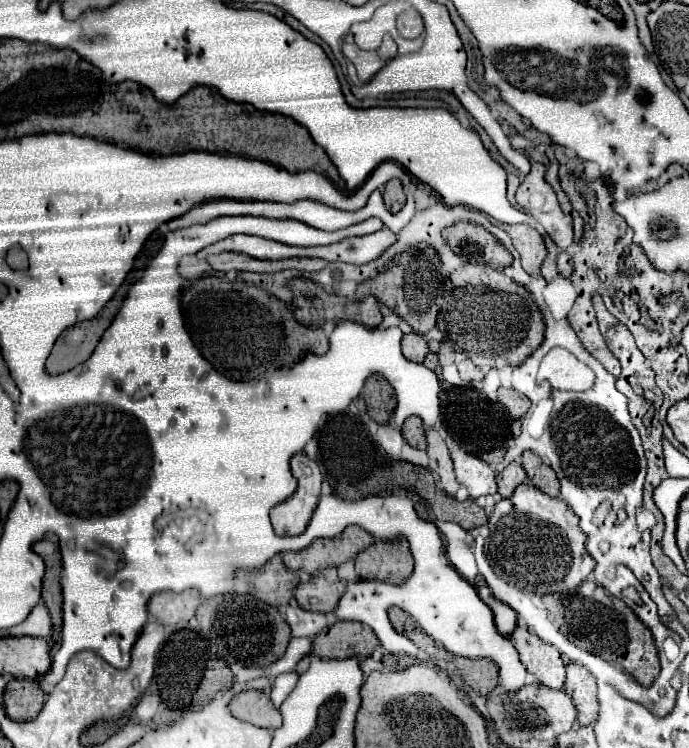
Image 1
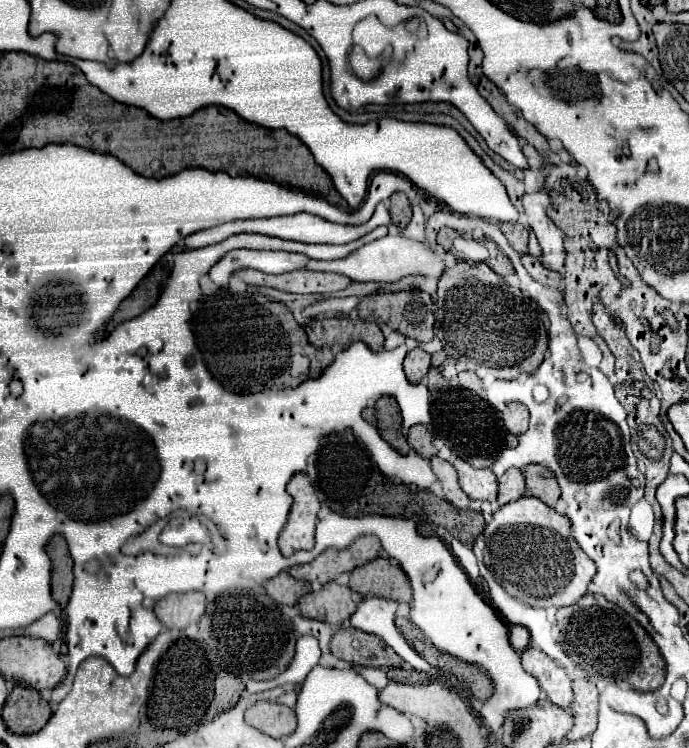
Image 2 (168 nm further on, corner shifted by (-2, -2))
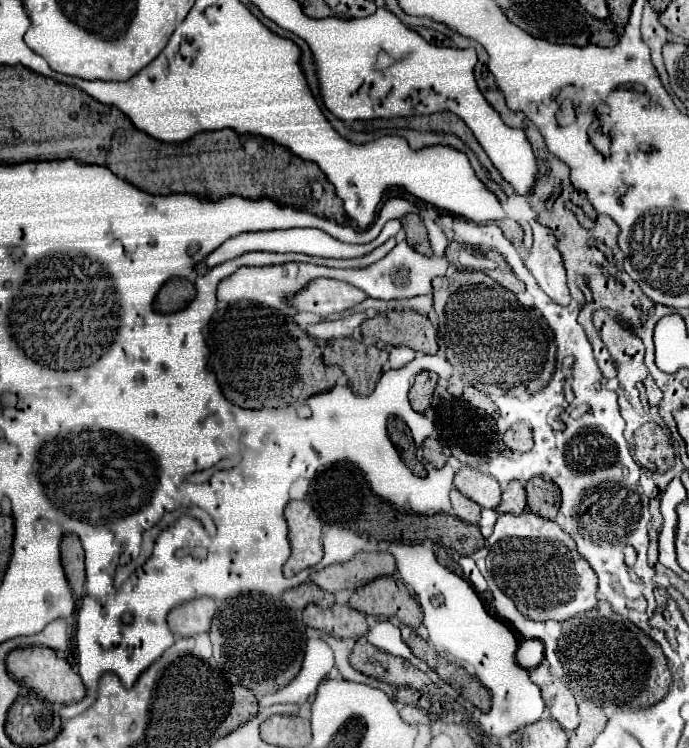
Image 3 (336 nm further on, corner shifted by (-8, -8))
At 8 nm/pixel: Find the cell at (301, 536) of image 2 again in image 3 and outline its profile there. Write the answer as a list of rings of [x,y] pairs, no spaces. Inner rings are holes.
[[[289,501],[285,507],[285,517],[289,523],[291,557],[285,563],[283,573],[287,577],[313,567],[323,557],[321,545],[321,521],[315,509],[305,501]]]

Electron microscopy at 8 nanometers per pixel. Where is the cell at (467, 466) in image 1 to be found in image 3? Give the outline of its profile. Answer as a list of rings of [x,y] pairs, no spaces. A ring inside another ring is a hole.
[[[463,467],[461,471],[457,471],[453,485],[467,495],[469,499],[473,499],[475,503],[479,503],[481,507],[487,509],[495,509],[501,501],[501,487],[499,481],[493,479],[487,473],[481,473],[473,467]]]

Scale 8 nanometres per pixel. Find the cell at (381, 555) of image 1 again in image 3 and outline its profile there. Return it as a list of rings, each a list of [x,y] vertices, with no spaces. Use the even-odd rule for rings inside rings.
[[[377,577],[365,587],[359,587],[353,591],[349,605],[379,619],[403,621],[413,629],[423,621],[421,605],[407,591],[405,583],[395,577]]]

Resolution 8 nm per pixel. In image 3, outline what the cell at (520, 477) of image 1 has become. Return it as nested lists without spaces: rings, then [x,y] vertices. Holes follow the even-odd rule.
[[[511,481],[503,495],[501,495],[501,503],[497,507],[499,513],[513,513],[513,515],[519,515],[523,513],[527,507],[527,493],[525,493],[525,487],[519,483],[519,481]]]

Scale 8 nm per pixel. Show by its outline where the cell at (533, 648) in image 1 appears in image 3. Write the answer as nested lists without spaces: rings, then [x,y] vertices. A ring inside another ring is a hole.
[[[541,663],[533,669],[529,669],[529,673],[531,673],[531,681],[535,685],[539,685],[543,701],[551,711],[551,717],[557,719],[561,723],[561,727],[565,727],[565,731],[577,729],[579,711],[577,711],[575,695],[571,693],[569,685],[563,679],[555,677],[549,671],[547,663]]]

